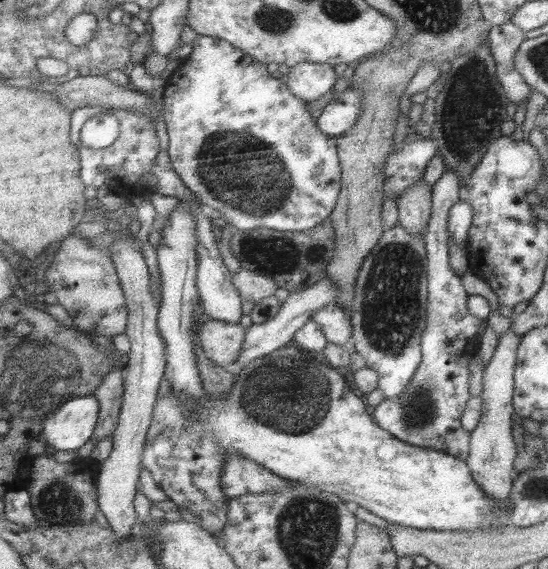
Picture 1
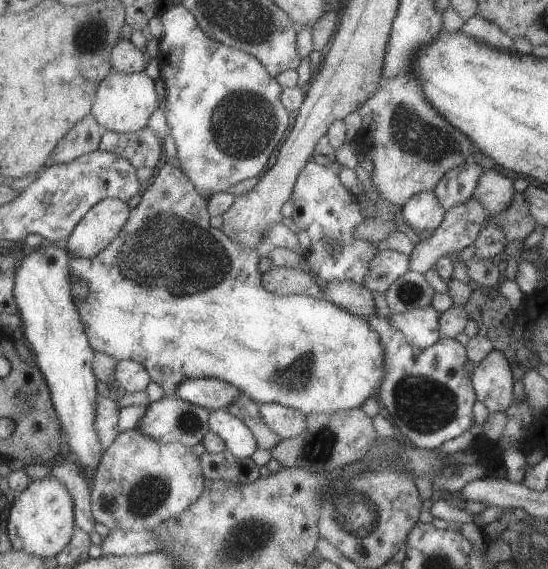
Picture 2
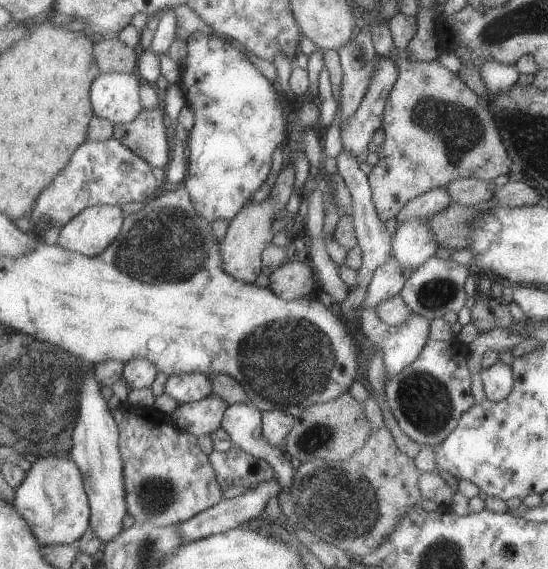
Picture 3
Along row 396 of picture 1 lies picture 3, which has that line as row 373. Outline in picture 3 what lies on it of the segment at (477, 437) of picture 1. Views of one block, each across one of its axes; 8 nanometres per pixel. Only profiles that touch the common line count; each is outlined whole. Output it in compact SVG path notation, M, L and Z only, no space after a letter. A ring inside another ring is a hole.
M498 360L489 368L482 369L479 376L485 398L488 401L500 401L509 394L513 382L510 366Z

